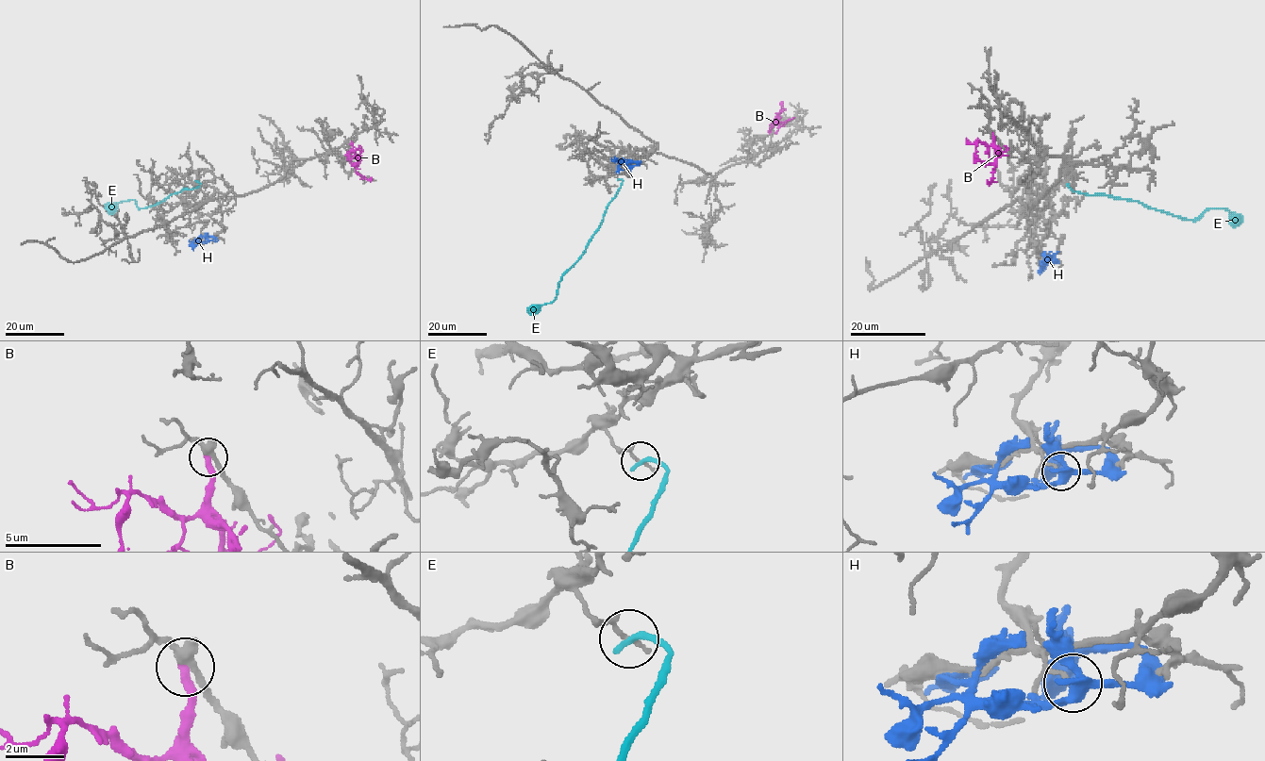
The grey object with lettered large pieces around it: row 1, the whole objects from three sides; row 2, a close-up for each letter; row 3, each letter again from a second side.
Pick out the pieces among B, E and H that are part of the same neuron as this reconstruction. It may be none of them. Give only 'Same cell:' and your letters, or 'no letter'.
Same cell: no letter

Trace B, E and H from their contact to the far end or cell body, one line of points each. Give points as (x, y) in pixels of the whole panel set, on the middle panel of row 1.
B: (773, 122), (771, 124), (787, 122), (793, 117)
E: (619, 179), (622, 181), (606, 208), (600, 225), (584, 253), (562, 275), (556, 298), (528, 312)
H: (630, 163), (622, 160), (615, 173)

